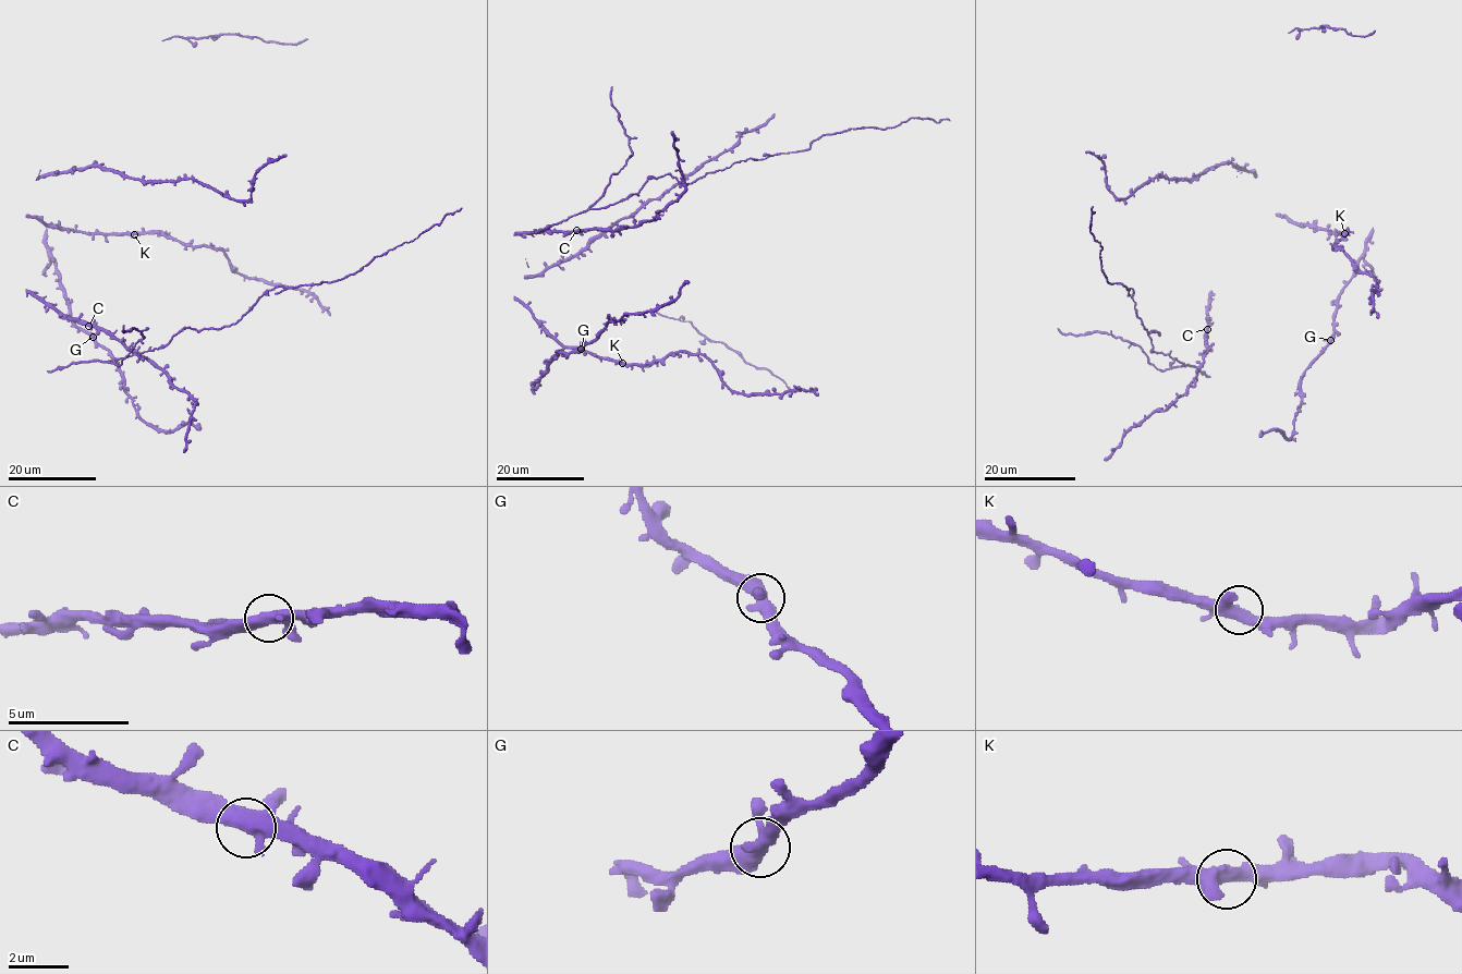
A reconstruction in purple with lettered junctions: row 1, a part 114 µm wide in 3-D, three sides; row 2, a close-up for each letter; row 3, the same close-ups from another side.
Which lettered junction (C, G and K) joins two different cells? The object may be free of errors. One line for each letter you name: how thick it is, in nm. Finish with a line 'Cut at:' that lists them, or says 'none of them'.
Cut at: none of them

